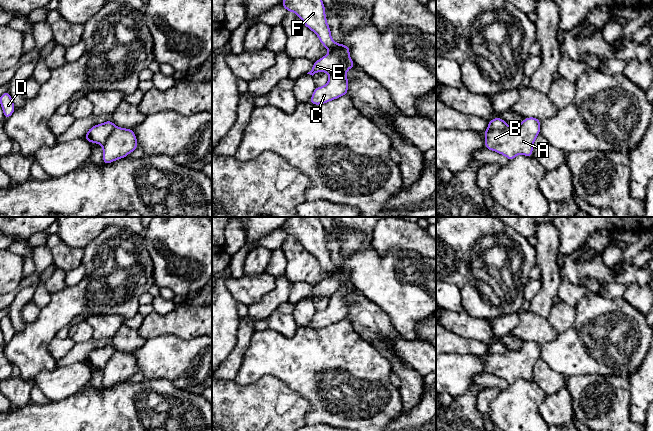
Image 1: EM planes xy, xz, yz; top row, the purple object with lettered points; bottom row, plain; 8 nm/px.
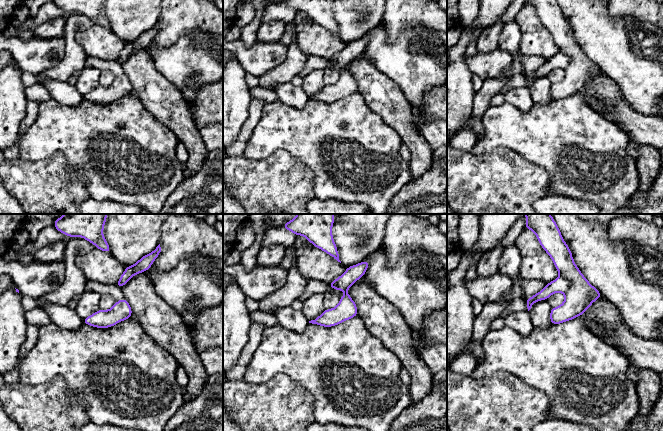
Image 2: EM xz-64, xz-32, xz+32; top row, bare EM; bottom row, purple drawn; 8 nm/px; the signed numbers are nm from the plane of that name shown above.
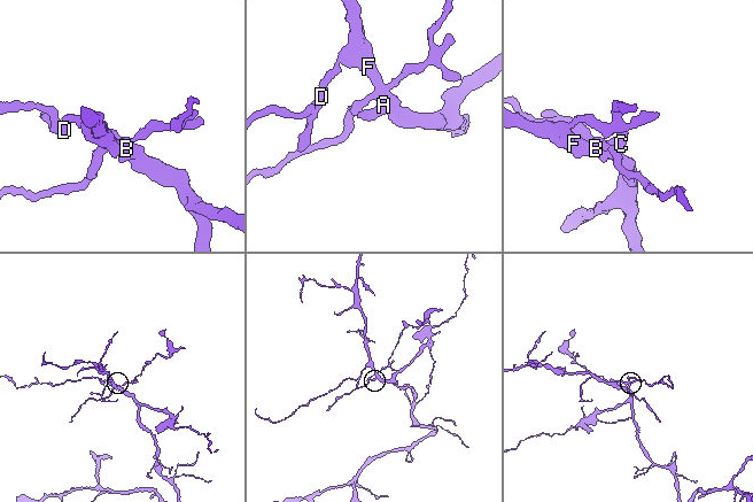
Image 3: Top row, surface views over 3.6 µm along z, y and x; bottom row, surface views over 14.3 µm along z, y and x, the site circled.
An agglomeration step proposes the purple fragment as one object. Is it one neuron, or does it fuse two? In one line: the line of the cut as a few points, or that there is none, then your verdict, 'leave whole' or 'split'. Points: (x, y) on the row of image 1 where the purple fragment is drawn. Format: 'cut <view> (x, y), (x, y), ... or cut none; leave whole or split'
cut xz (348, 56), (343, 57), (329, 73); split

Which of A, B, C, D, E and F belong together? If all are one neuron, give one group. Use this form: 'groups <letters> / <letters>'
groups A B C D F / E

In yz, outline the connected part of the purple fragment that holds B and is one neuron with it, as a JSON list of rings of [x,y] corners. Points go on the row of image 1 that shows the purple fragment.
[[[528,117],[519,126],[505,130],[487,129],[484,131],[485,149],[504,155],[509,161],[519,154],[533,157],[532,146],[540,134],[540,126],[540,120]]]

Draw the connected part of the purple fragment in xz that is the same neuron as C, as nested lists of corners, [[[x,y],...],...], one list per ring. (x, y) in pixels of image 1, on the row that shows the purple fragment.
[[[350,57],[342,58],[338,66],[329,73],[327,84],[314,89],[310,104],[325,104],[338,97],[347,95],[349,81],[346,72],[354,66],[356,65]]]

